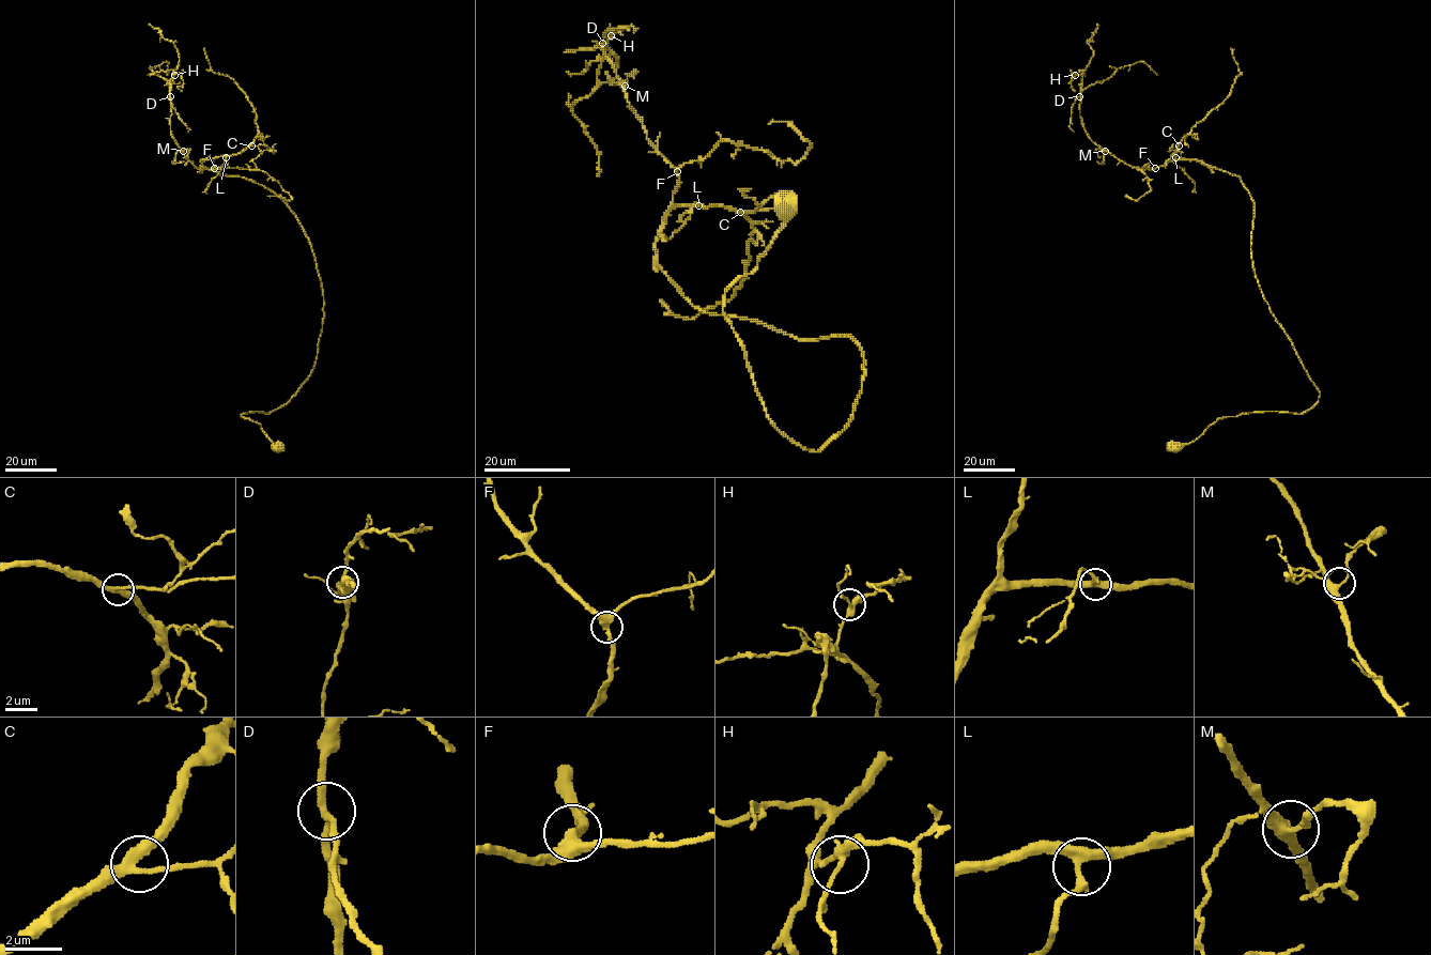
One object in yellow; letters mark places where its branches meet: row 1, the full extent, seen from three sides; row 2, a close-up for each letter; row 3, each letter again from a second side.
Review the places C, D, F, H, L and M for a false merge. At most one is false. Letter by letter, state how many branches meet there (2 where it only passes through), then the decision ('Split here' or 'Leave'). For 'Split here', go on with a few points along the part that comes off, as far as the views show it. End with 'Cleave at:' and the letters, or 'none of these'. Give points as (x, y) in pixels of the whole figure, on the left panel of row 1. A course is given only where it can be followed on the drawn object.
C: Branches: 3. Leave
D: Branches: 3. Leave
F: Branches: 3. Leave
H: Branches: 3. Leave
L: Branches: 3. Leave
M: Branches: 3. Leave
Cleave at: none of these

